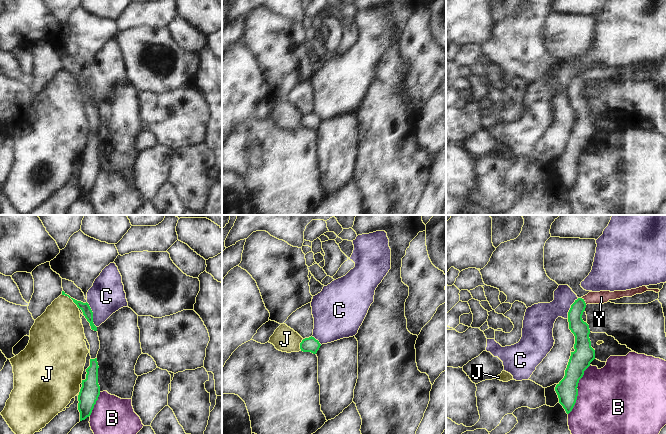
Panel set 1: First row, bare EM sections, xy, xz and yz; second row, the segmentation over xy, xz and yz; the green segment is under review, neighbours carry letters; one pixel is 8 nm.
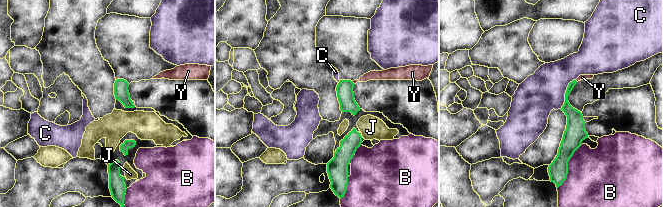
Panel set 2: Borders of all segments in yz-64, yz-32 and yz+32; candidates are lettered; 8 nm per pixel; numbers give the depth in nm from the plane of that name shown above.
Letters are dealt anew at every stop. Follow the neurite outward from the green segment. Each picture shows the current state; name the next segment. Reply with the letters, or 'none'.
Y

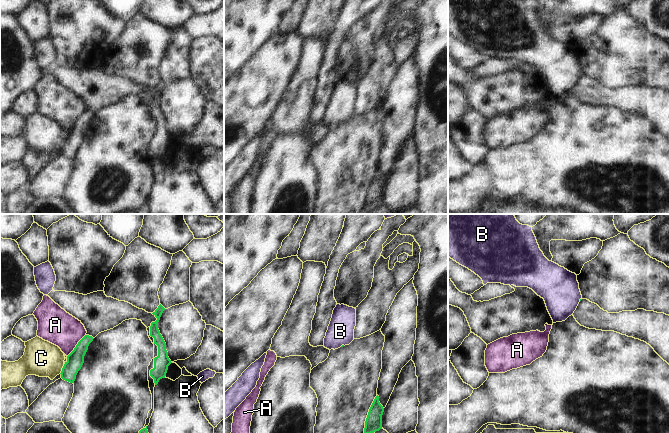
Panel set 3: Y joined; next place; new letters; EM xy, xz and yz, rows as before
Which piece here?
B

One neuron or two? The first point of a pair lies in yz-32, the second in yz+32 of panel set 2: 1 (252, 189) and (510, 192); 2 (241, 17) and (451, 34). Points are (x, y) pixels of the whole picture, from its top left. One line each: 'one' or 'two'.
1: two
2: one

